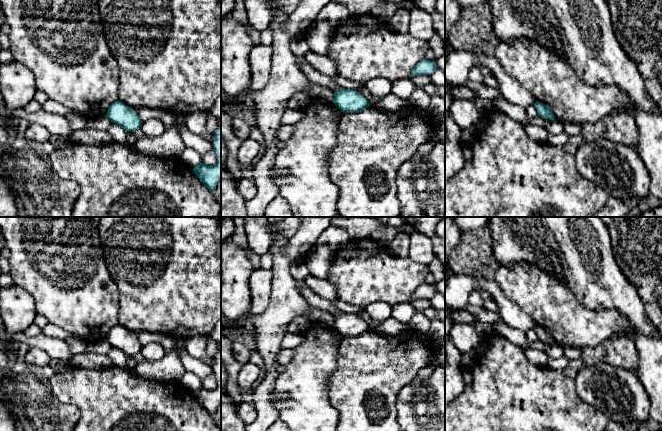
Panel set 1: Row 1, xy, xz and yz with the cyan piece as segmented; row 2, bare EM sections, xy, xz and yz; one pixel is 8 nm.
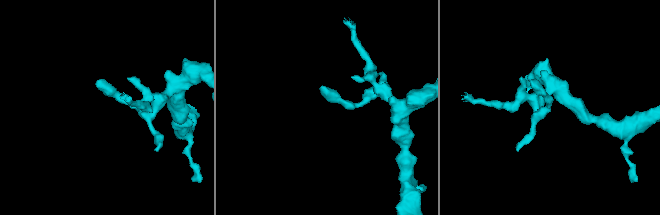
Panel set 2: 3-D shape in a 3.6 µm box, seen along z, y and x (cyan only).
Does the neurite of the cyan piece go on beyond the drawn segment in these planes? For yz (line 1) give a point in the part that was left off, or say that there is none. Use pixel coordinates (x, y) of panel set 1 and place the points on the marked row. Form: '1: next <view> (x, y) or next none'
1: next none

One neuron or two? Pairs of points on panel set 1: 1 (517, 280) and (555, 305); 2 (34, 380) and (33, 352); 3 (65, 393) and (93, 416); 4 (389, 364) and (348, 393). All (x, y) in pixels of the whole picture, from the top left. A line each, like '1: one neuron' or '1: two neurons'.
1: one neuron
2: two neurons
3: one neuron
4: one neuron

